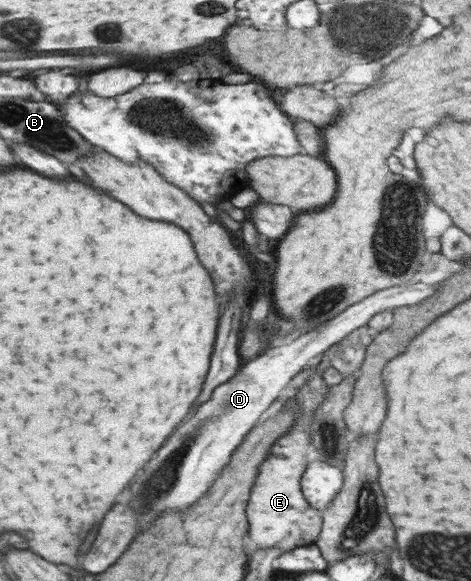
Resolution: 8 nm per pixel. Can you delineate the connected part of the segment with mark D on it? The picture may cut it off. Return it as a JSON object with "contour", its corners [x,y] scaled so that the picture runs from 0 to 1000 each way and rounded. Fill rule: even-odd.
{"contour":[[[887,487],[847,489],[813,497],[749,522],[607,594],[563,594],[544,614],[512,627],[499,645],[454,668],[454,683],[429,695],[420,702],[420,711],[412,711],[399,725],[391,725],[378,735],[378,745],[369,745],[369,752],[361,752],[361,759],[335,776],[335,787],[318,793],[318,800],[310,800],[310,814],[301,818],[301,828],[293,828],[293,845],[276,859],[265,859],[276,869],[285,869],[280,876],[289,883],[297,876],[291,924],[344,883],[391,880],[442,849],[463,814],[484,797],[484,790],[493,790],[488,783],[510,769],[514,752],[527,745],[527,738],[535,738],[544,721],[565,707],[565,701],[590,683],[590,676],[603,670],[616,649],[624,649],[654,618],[713,592],[747,568],[777,561],[790,542],[807,535],[832,537],[837,528],[892,522],[909,508],[917,508],[919,501],[926,501],[926,491],[900,494]]]}

